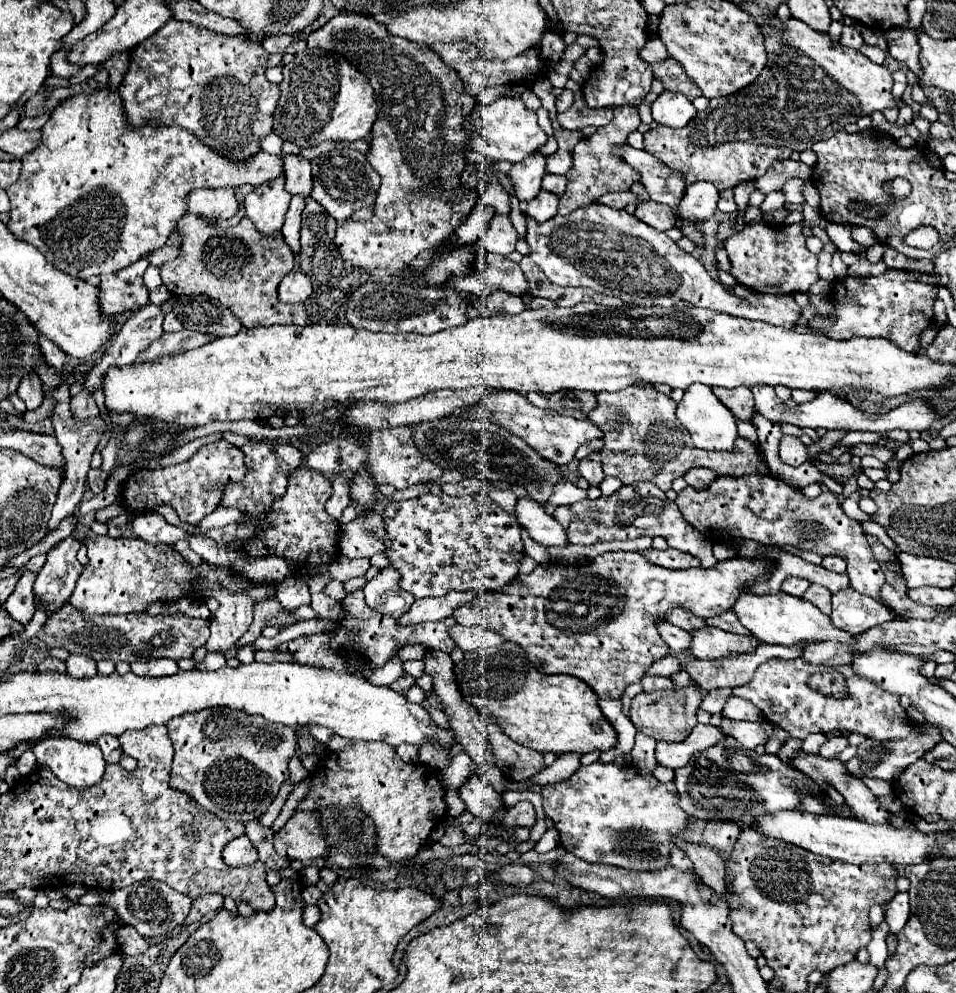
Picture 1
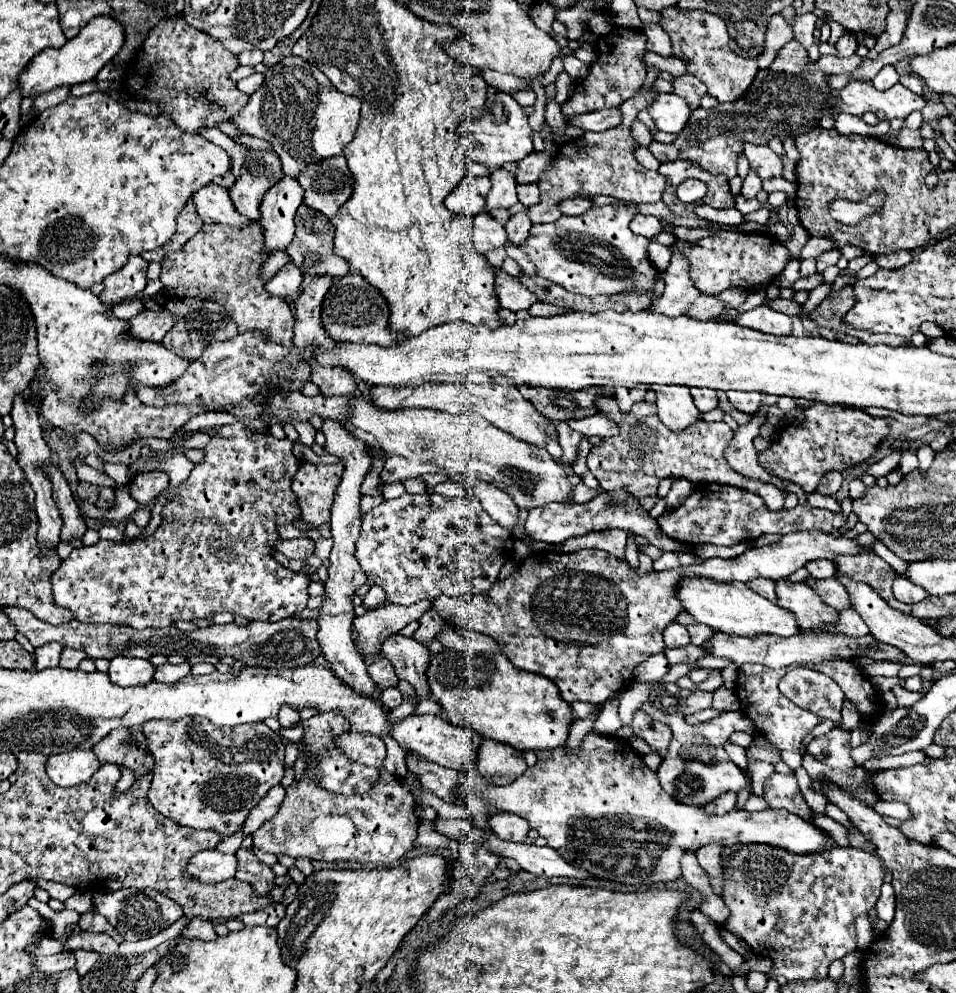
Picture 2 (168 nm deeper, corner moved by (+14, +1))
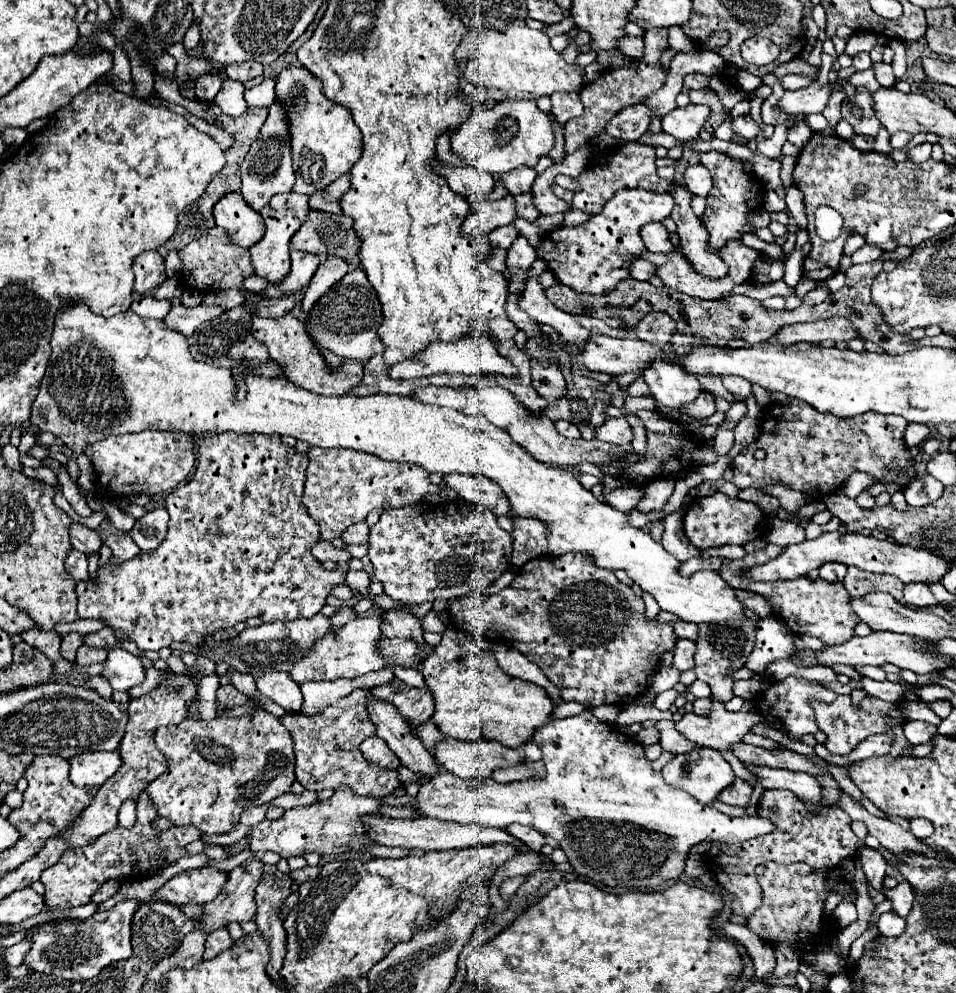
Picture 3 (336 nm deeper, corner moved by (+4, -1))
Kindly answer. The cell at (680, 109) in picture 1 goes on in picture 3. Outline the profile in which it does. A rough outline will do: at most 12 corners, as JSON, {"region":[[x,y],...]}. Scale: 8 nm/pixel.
{"region":[[688,104],[662,118],[662,130],[680,142],[698,138],[710,108]]}

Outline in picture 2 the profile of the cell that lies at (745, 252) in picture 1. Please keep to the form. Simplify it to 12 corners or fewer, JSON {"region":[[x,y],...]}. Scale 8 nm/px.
{"region":[[722,230],[688,248],[706,294],[754,290],[780,276],[790,250],[768,234]]}

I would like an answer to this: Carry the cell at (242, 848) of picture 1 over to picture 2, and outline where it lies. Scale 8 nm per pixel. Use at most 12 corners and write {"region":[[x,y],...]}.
{"region":[[204,850],[186,870],[214,884],[236,874],[236,856]]}

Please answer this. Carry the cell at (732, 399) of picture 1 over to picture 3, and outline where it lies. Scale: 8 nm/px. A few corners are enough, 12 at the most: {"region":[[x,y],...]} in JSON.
{"region":[[700,392],[682,414],[704,420],[716,412],[712,394]]}

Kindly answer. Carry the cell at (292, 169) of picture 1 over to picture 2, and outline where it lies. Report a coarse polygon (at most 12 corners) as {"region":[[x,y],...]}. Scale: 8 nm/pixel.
{"region":[[282,176],[260,212],[266,252],[286,250],[302,186]]}

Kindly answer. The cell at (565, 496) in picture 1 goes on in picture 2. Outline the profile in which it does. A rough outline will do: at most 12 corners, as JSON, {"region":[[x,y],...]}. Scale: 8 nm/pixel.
{"region":[[578,484],[572,494],[574,502],[588,502],[602,490],[590,490]]}

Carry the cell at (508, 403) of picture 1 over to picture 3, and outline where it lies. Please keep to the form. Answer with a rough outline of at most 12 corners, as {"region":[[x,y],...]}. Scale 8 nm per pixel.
{"region":[[624,416],[598,428],[602,442],[626,446],[634,434]]}

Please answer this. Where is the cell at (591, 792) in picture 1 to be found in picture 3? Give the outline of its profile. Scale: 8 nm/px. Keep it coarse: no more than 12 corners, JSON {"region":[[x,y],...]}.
{"region":[[590,710],[534,732],[544,780],[440,772],[418,816],[560,842],[652,890],[690,848],[768,834],[670,788]]}

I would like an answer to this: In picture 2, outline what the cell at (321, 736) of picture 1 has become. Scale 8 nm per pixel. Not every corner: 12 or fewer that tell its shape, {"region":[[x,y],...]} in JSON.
{"region":[[282,708],[278,722],[282,728],[294,728],[300,714],[292,708]]}

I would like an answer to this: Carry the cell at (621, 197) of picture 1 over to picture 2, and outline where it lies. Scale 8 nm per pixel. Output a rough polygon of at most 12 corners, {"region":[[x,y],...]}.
{"region":[[588,198],[560,202],[566,216],[580,216],[592,208]]}

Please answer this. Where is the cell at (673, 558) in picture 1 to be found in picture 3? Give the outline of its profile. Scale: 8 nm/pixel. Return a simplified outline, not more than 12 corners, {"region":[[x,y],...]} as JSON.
{"region":[[690,558],[680,566],[682,576],[700,570],[718,572],[722,558]]}

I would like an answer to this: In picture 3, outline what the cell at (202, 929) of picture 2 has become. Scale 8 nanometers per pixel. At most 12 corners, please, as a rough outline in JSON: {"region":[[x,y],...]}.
{"region":[[226,928],[206,940],[204,960],[212,960],[234,944]]}

